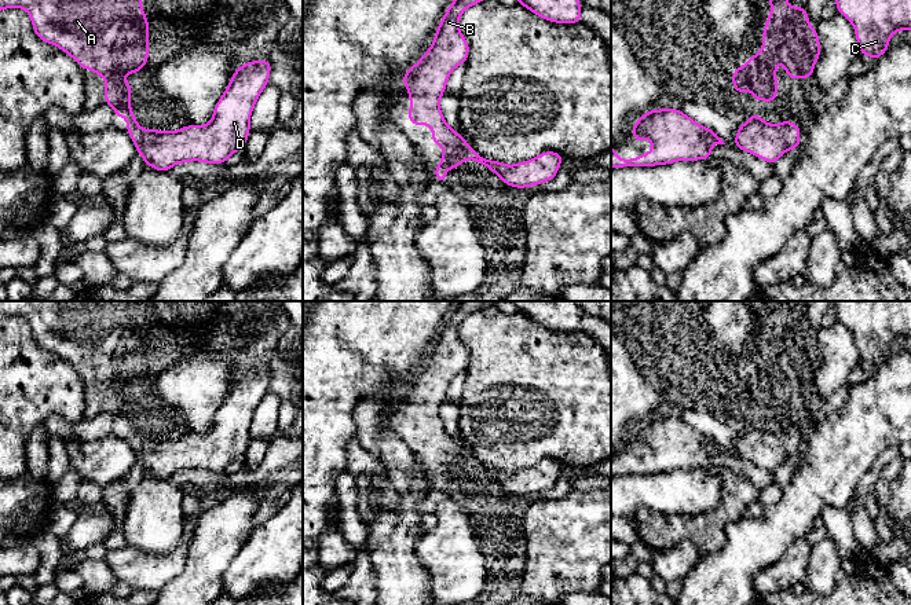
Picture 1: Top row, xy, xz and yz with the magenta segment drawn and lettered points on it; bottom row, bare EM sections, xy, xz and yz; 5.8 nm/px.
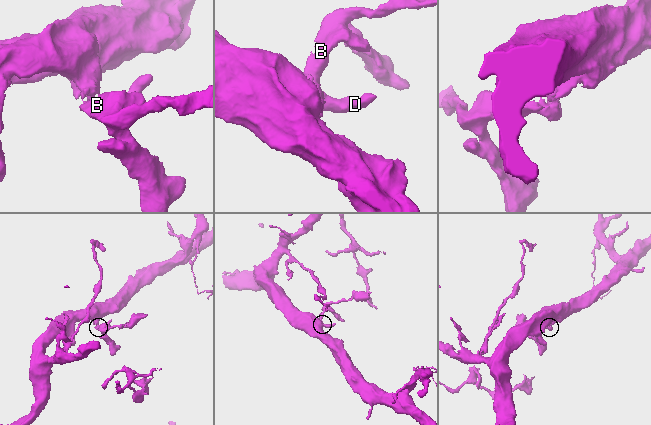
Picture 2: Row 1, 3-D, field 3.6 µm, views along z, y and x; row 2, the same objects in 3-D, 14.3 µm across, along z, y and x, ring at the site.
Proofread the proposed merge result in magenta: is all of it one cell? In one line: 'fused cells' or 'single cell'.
single cell

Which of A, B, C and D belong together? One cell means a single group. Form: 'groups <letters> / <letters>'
groups A B C D

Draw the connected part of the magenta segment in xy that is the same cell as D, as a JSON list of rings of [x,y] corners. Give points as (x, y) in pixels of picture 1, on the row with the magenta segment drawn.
[[[0,0],[0,10],[4,8],[25,8],[40,40],[61,48],[80,67],[91,69],[105,78],[105,103],[114,107],[114,117],[127,118],[127,132],[146,165],[168,172],[180,162],[226,164],[235,151],[245,147],[255,103],[268,85],[270,59],[244,63],[234,72],[206,125],[187,125],[173,132],[142,129],[129,106],[132,84],[122,80],[124,74],[142,70],[149,59],[149,19],[142,0]]]

